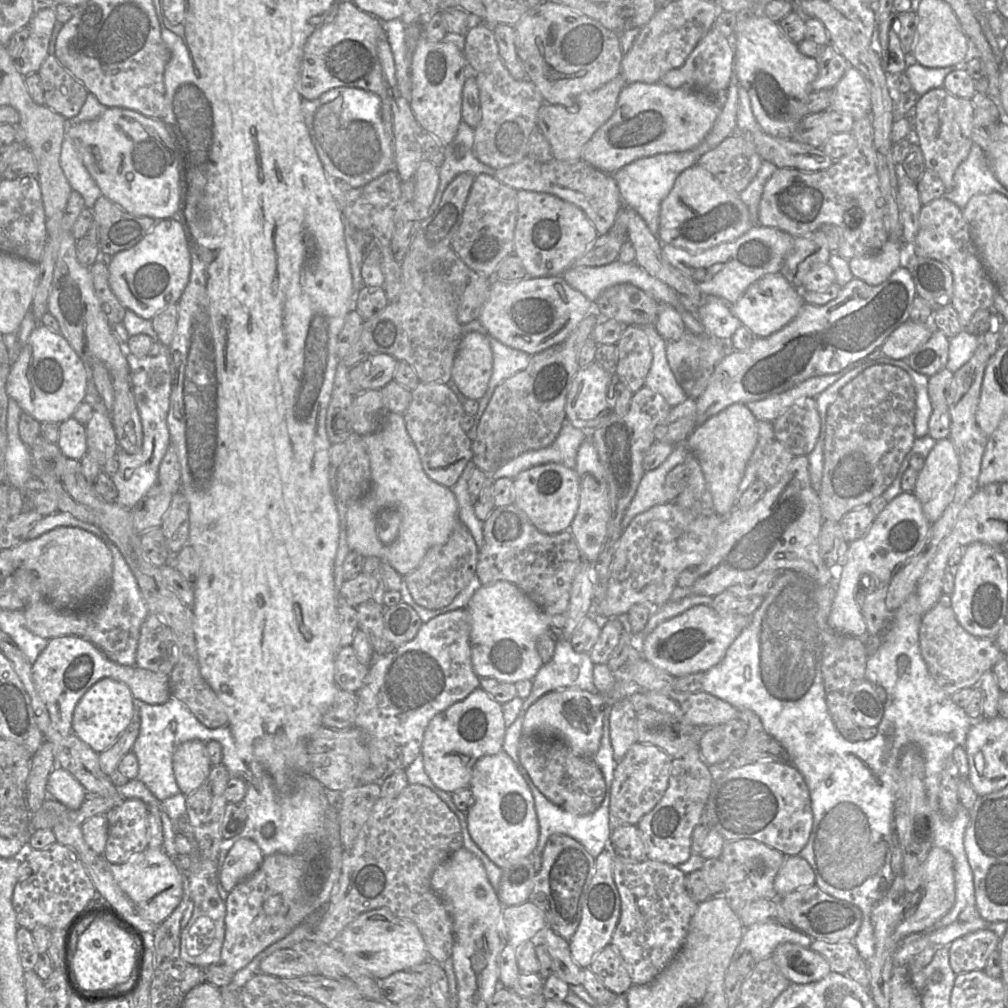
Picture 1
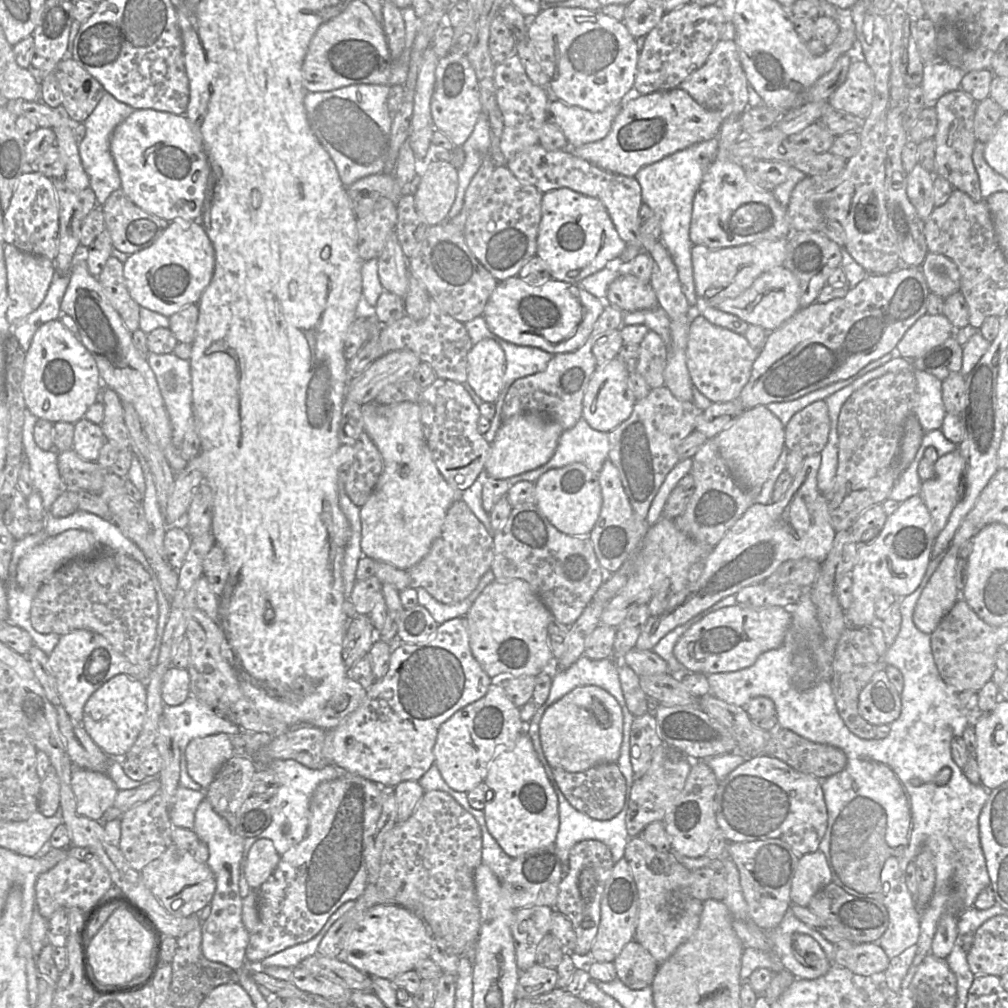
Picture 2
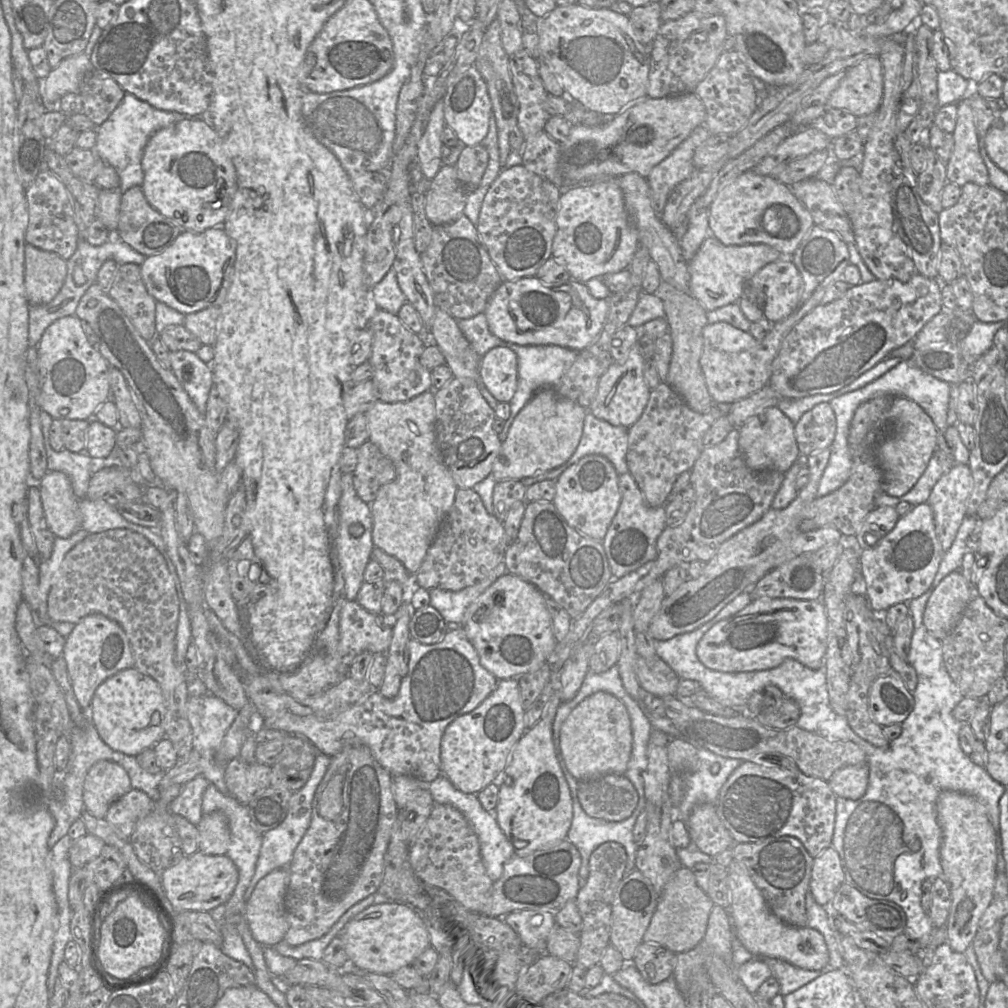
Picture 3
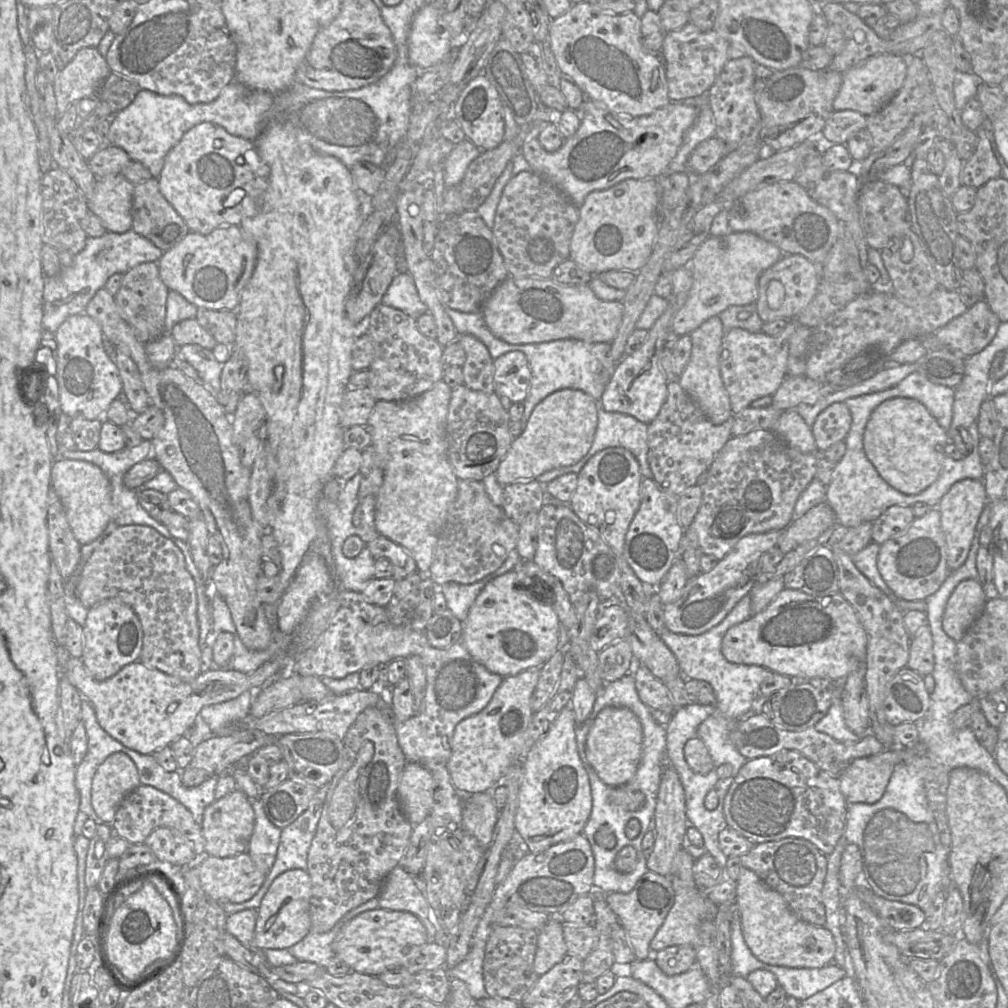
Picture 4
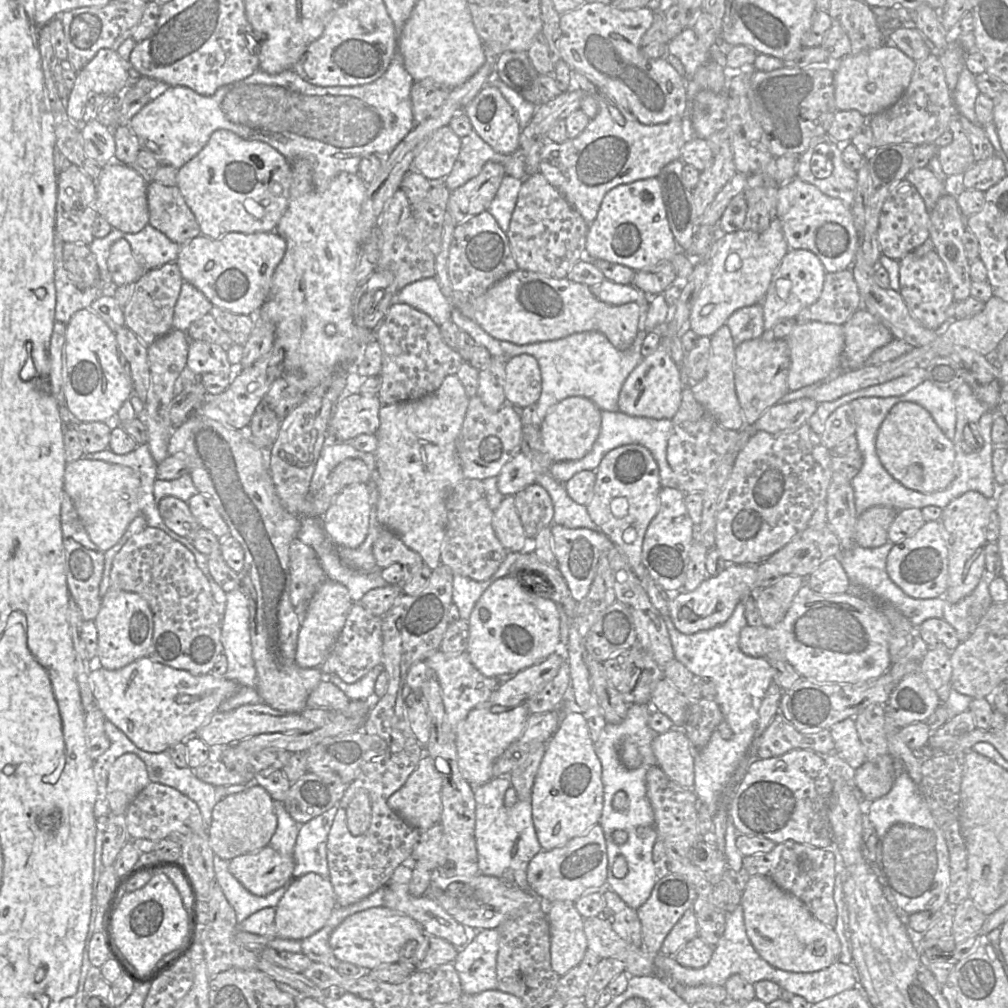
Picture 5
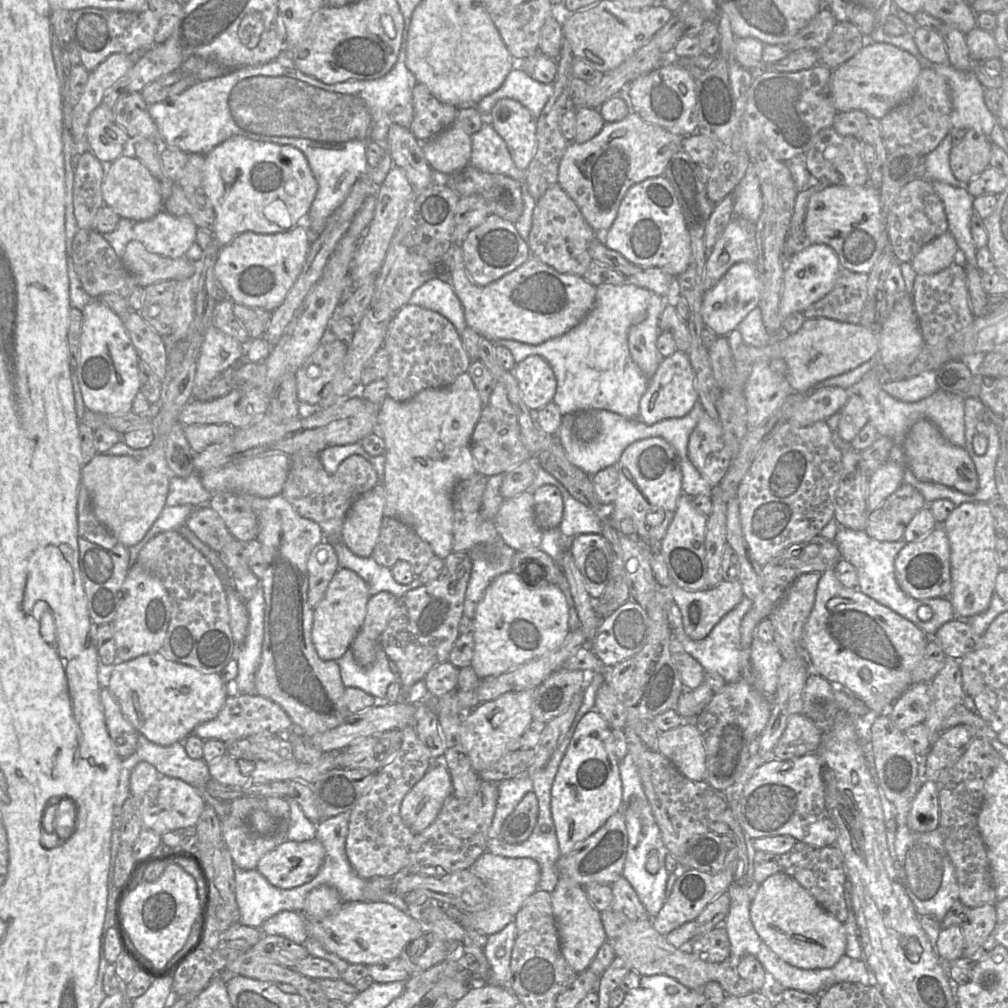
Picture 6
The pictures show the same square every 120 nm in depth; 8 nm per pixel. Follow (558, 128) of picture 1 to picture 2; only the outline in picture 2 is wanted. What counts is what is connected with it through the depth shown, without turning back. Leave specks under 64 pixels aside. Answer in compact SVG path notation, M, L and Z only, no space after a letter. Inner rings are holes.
M548 100L545 120L561 129L568 147L577 147L604 138L621 107L622 104L614 104L602 111L592 112L560 100Z

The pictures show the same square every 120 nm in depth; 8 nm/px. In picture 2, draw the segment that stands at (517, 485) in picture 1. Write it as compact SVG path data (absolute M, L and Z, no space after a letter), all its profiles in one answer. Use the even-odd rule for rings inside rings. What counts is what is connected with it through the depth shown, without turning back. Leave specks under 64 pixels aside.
M572 463L546 471L534 484L536 506L551 524L564 534L588 538L599 518L602 507L598 474L584 464Z

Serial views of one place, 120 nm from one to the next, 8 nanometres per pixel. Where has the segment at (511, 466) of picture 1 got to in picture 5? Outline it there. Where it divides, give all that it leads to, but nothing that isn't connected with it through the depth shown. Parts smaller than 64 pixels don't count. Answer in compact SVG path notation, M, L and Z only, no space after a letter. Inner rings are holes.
M601 411L601 428L599 436L584 458L574 461L557 462L551 465L549 475L557 482L565 483L581 471L596 471L603 457L611 450L624 445L639 444L647 448L659 467L660 482L663 487L678 489L674 473L666 458L667 444L672 430L670 419L655 420L652 418L629 416L620 411Z

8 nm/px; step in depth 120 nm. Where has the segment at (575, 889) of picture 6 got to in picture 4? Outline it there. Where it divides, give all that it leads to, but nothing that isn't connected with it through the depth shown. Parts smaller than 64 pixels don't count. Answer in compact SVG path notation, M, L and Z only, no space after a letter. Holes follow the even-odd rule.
M558 917L551 919L539 930L533 970L540 976L567 956L563 936L564 923Z

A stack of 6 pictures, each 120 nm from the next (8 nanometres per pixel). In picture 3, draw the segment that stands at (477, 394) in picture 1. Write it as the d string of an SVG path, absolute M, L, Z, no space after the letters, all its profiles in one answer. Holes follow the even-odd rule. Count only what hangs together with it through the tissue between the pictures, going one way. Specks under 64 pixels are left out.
M495 347L481 357L481 383L498 401L509 403L518 387L517 355L507 347Z

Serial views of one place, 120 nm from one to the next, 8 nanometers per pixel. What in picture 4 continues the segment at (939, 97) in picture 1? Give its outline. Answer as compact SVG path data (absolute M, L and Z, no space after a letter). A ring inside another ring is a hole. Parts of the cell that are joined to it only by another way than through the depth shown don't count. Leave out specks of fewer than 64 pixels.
M984 127L978 129L978 143L973 155L964 161L960 172L960 183L964 186L979 188L990 179L998 178L1001 167L991 148Z

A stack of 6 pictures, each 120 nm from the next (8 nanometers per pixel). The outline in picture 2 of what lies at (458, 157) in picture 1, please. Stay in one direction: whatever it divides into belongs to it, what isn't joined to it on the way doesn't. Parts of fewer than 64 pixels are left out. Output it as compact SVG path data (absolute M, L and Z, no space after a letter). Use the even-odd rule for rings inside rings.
M481 114L476 122L474 129L467 139L465 145L465 161L458 169L458 190L456 199L449 212L448 218L456 216L464 202L465 191L482 164L484 158L488 155L493 159L490 152L490 131L486 114Z

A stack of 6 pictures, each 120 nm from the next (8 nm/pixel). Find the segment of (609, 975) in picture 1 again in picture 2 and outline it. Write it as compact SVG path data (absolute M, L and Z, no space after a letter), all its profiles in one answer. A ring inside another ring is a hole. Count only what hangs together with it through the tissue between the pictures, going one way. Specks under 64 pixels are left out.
M635 940L624 946L613 963L616 978L633 990L650 986L660 965L647 949Z

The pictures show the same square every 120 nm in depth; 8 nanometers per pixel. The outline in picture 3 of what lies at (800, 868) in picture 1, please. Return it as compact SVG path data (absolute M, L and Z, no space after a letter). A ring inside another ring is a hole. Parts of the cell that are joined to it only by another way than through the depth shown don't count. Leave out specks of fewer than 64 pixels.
M829 847L814 858L809 892L819 905L830 907L830 901L843 883L840 856L834 848Z

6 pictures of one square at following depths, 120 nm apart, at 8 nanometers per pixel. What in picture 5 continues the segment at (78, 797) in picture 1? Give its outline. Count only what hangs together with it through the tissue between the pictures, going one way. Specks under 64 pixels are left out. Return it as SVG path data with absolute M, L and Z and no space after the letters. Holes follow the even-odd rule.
M125 753L118 757L107 776L106 797L110 814L124 814L149 783L147 767L138 755Z

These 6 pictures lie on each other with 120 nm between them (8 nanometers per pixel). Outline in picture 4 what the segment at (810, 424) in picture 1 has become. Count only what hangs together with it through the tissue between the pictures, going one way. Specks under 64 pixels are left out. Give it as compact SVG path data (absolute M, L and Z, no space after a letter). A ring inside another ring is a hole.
M844 402L834 403L823 410L811 426L817 453L844 441L852 423L851 413Z

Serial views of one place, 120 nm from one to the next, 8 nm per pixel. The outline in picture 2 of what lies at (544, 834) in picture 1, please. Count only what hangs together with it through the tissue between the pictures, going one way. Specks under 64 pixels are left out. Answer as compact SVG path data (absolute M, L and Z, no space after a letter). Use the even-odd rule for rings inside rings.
M555 782L552 783L552 786L558 796L558 812L559 812L559 830L555 842L553 844L559 851L561 860L563 862L564 876L565 874L568 873L569 869L569 864L567 861L568 853L570 849L580 841L584 840L600 841L604 843L606 846L608 846L608 848L610 849L614 863L623 860L626 845L628 841L631 839L627 834L625 825L627 805L625 804L623 810L610 820L605 821L595 820L574 809L567 801L567 799L563 796L563 794L560 792Z

